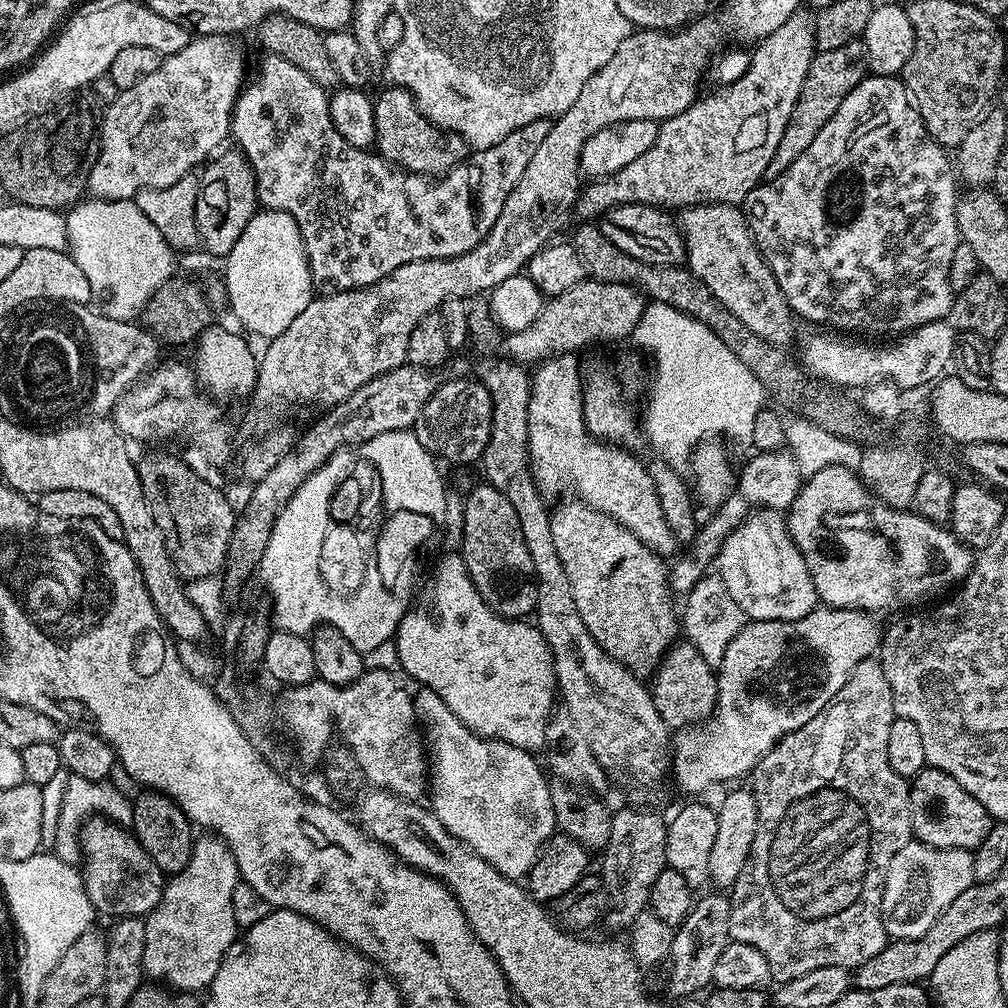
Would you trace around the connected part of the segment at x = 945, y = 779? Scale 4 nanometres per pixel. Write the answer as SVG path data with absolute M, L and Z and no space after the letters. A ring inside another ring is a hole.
M926 766L917 776L911 777L908 793L910 794L912 835L919 843L928 844L931 848L975 850L982 842L982 838L986 838L986 834L990 834L994 821L991 814L986 810L986 806L982 806L982 802L978 802L978 798L974 798L974 794L967 792L958 781L950 778L950 774Z

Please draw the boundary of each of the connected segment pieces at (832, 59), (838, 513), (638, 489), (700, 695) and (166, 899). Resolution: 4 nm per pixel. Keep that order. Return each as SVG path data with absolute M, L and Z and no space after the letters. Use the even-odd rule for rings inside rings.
M851 40L834 50L817 51L810 62L810 70L806 74L806 82L802 82L802 94L798 94L798 102L794 102L794 110L790 114L790 122L786 122L786 130L782 133L782 142L778 142L778 150L774 150L774 158L770 158L770 166L766 166L765 177L782 175L810 147L810 142L818 138L818 130L834 118L834 110L842 106L842 98L858 86L866 75L864 46L860 40Z
M824 464L820 466L820 469L812 477L810 475L807 477L806 483L797 494L792 506L787 509L786 523L788 525L788 535L796 543L798 550L806 558L808 568L812 571L812 581L816 587L817 597L830 608L858 608L860 611L869 614L896 612L899 608L908 608L911 604L920 604L923 600L928 600L931 596L938 595L943 588L949 587L948 589L951 589L957 582L963 582L967 578L968 573L972 571L974 563L973 549L963 544L952 533L951 527L930 522L926 518L922 518L914 510L891 508L866 487L863 480L860 479L853 469L844 468L840 464Z
M572 354L555 355L545 359L530 376L532 397L528 407L528 462L532 470L532 481L536 483L536 489L541 496L563 497L571 494L588 504L591 508L597 508L610 518L614 518L626 530L630 530L646 546L650 546L655 552L669 554L678 548L676 536L670 530L666 522L666 514L662 514L662 502L658 498L658 490L652 481L652 475L648 473L645 461L640 461L636 454L627 448L617 448L596 439L584 427L584 389L582 376L576 373L576 356Z
M676 642L656 665L650 680L650 691L654 706L658 706L660 716L672 726L695 724L712 715L716 708L717 673L702 658L702 654L689 642ZM656 676L656 677L655 677Z
M204 834L201 840L199 837L193 843L190 862L165 883L158 906L144 920L146 946L142 950L142 962L145 977L153 976L156 979L153 981L163 982L180 994L196 994L199 988L200 991L207 989L222 966L226 950L238 939L230 898L239 880L234 854L219 836Z

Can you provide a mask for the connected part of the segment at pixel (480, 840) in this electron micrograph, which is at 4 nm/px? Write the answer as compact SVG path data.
M421 687L414 696L416 718L426 741L426 752L430 757L430 811L446 826L446 830L454 838L464 841L471 852L476 852L494 870L498 870L508 879L519 881L527 877L540 849L557 831L554 806L550 802L550 783L545 769L536 765L531 751L526 748L515 748L501 740L480 736L470 731L434 694L432 688Z

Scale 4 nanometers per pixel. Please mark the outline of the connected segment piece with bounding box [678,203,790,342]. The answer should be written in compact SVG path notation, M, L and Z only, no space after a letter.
M693 204L678 216L678 227L684 238L686 266L734 314L742 318L754 334L773 342L784 342L788 336L788 300L780 292L772 267L764 260L748 228L745 213L734 204Z

